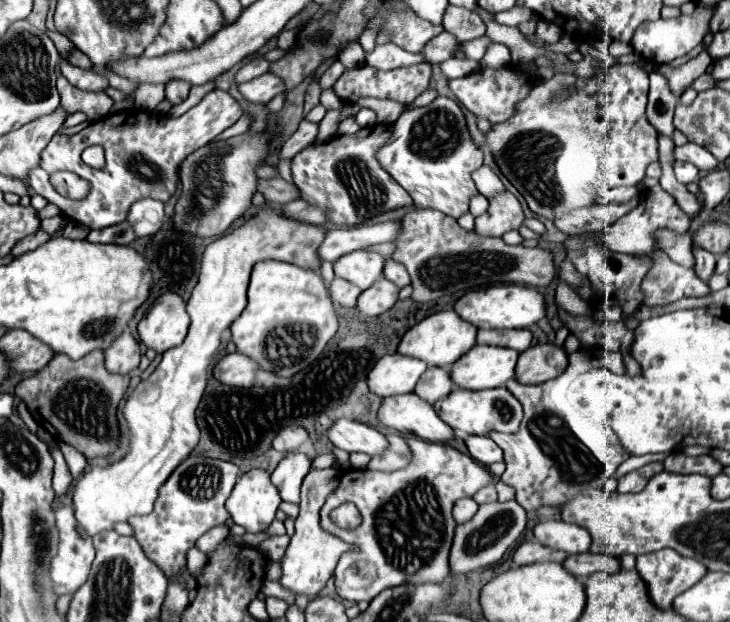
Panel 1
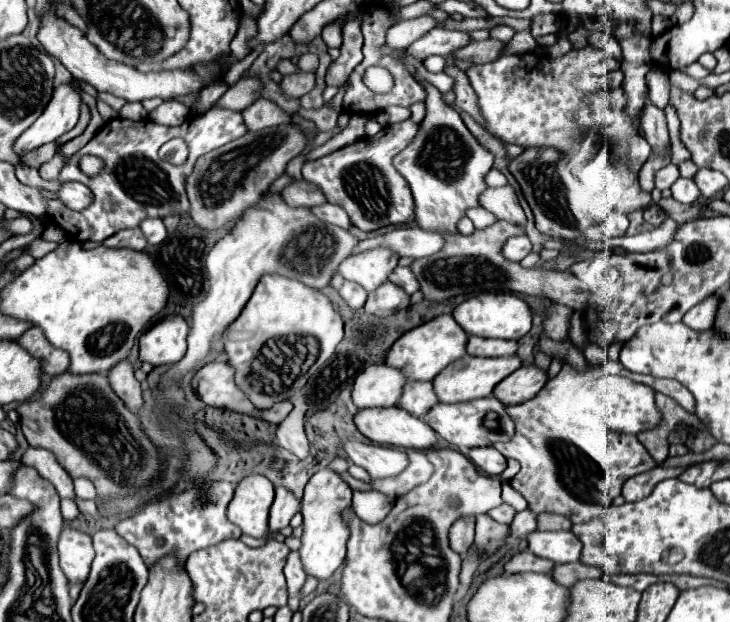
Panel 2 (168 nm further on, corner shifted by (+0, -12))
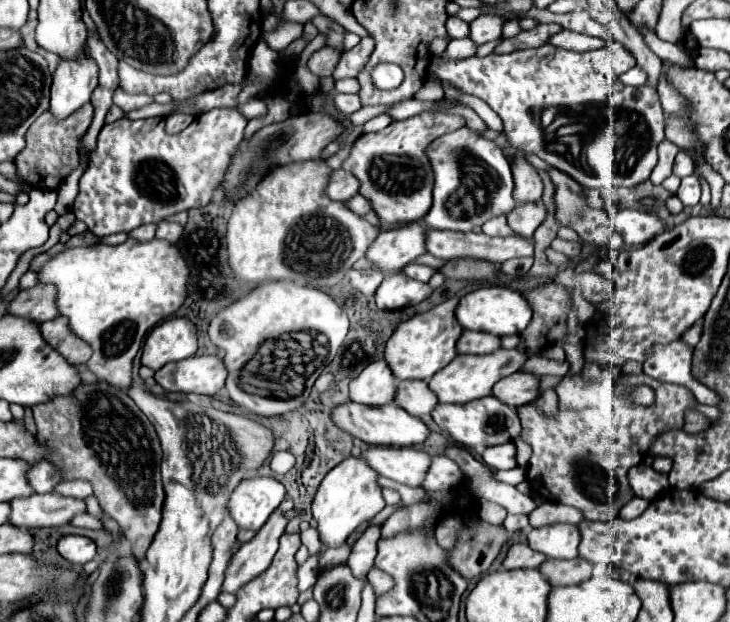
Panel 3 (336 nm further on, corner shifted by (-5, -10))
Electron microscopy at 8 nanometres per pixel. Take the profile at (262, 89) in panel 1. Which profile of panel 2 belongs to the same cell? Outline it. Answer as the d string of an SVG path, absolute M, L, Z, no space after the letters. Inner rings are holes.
M296 72L296 74L290 74L290 76L284 76L282 82L280 82L280 92L286 96L286 98L300 98L304 94L308 94L312 88L314 88L314 80L316 76L310 74L310 72Z

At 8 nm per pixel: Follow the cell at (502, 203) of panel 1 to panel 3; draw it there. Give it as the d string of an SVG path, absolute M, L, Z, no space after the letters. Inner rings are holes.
M525 154L513 158L513 178L515 178L515 198L517 202L539 202L543 194L543 180L537 168L527 160Z

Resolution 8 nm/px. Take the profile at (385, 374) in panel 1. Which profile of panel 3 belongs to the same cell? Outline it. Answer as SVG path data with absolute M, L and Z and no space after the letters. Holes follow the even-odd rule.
M383 360L371 362L351 384L349 394L353 402L367 406L383 406L395 398L395 378Z

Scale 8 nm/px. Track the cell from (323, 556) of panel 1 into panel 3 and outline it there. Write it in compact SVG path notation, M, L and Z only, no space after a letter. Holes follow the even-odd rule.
M355 456L345 458L323 478L311 506L311 512L319 524L319 534L323 542L327 542L329 546L341 546L353 530L367 524L377 512L385 508L385 500L381 494L383 488L379 486L377 478L379 474L365 460Z

